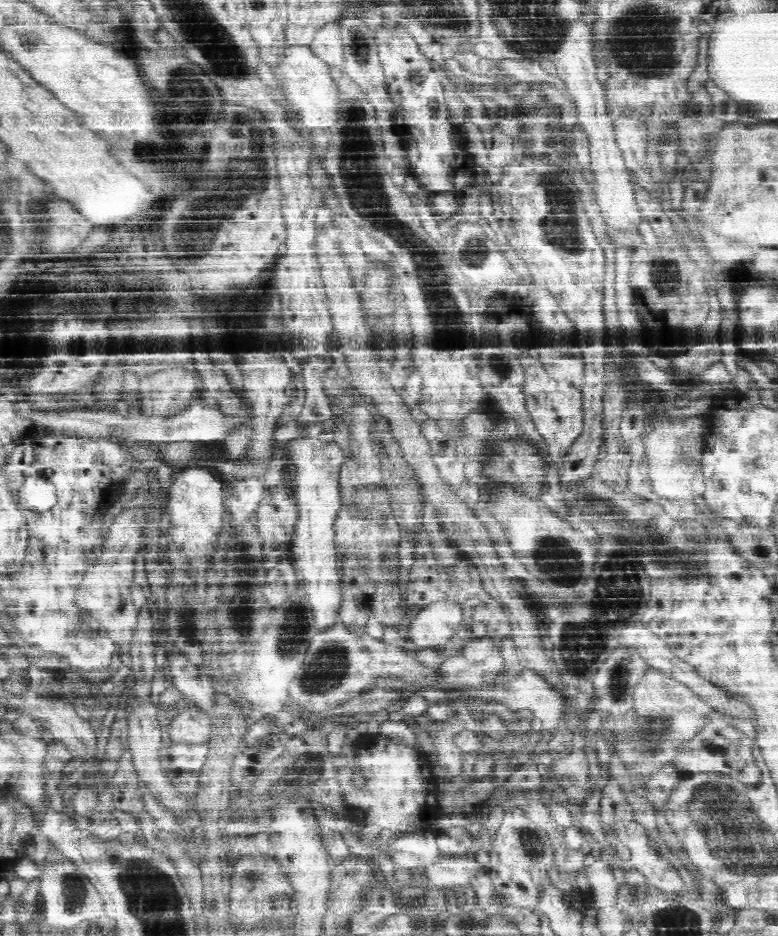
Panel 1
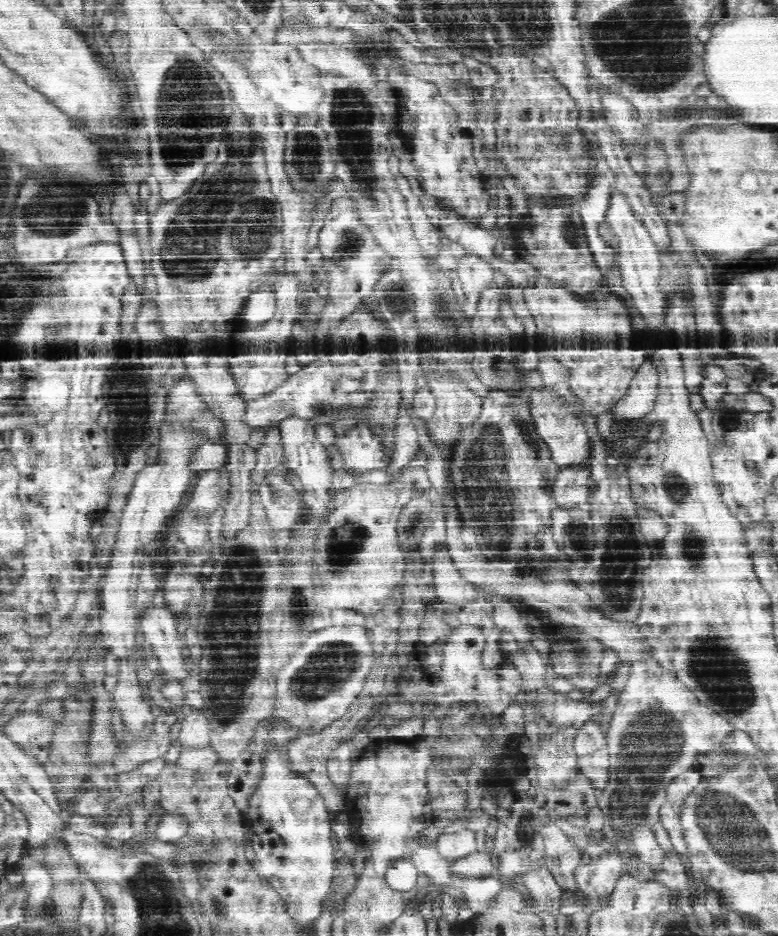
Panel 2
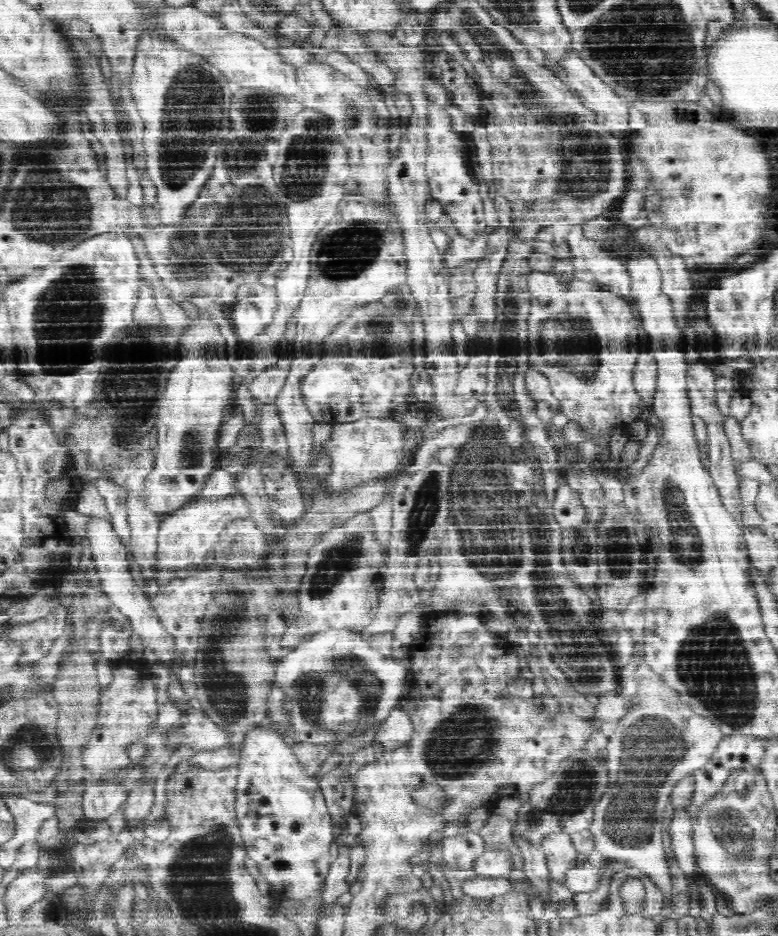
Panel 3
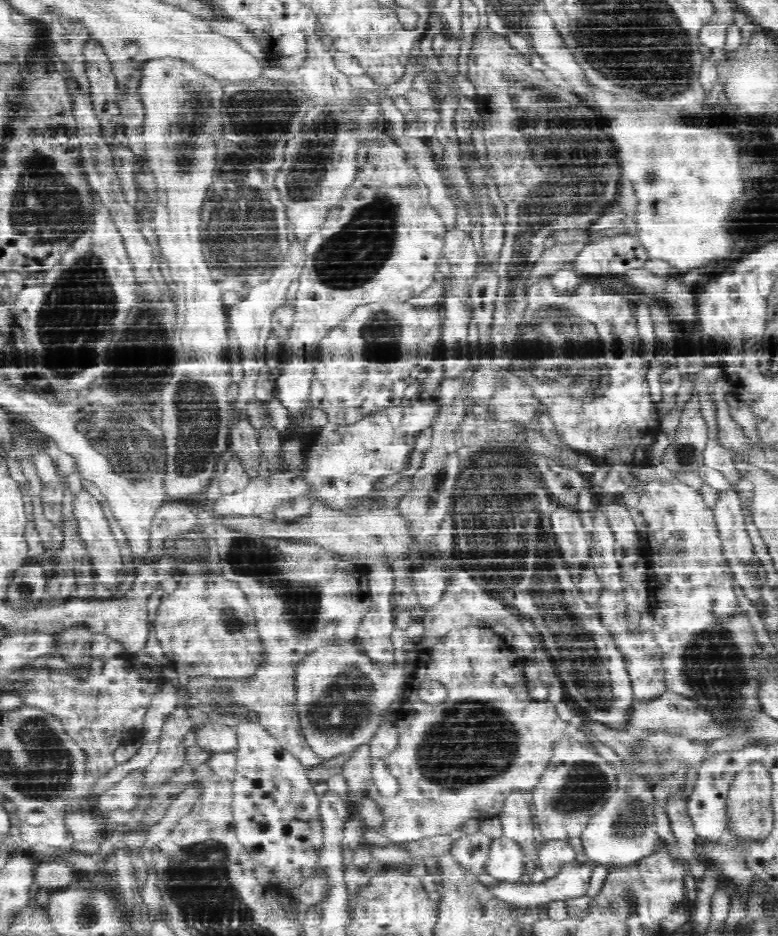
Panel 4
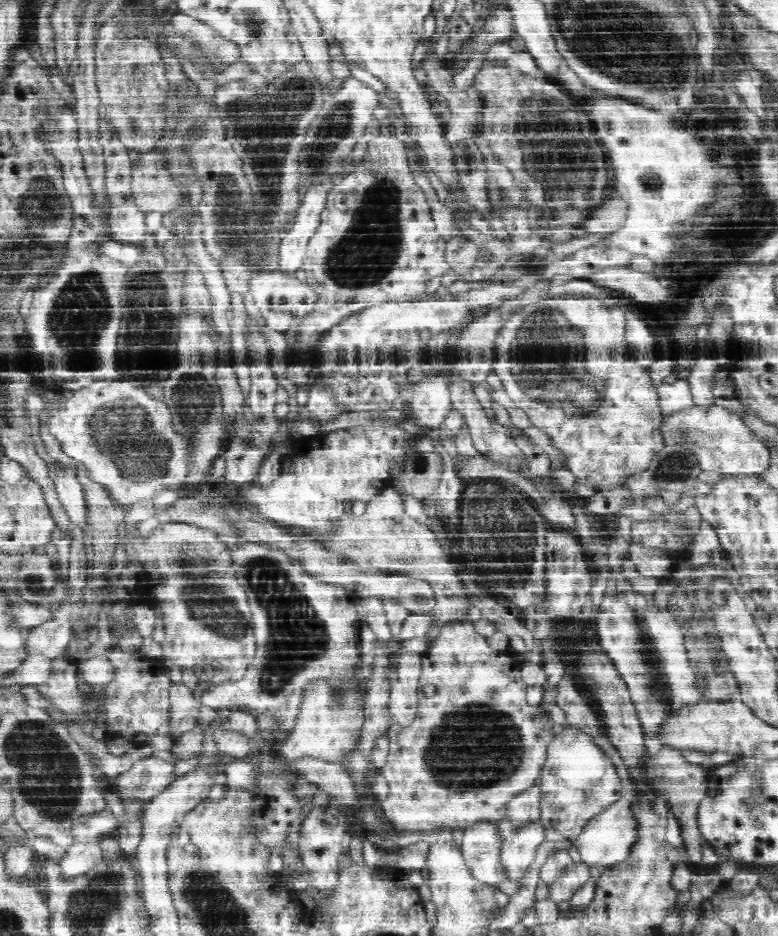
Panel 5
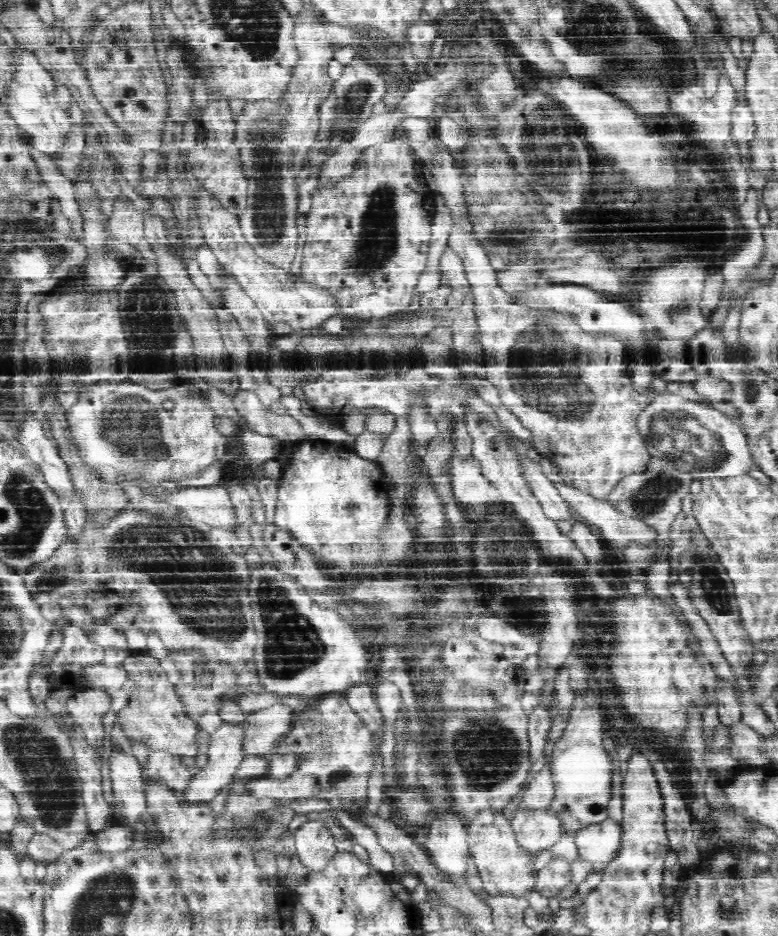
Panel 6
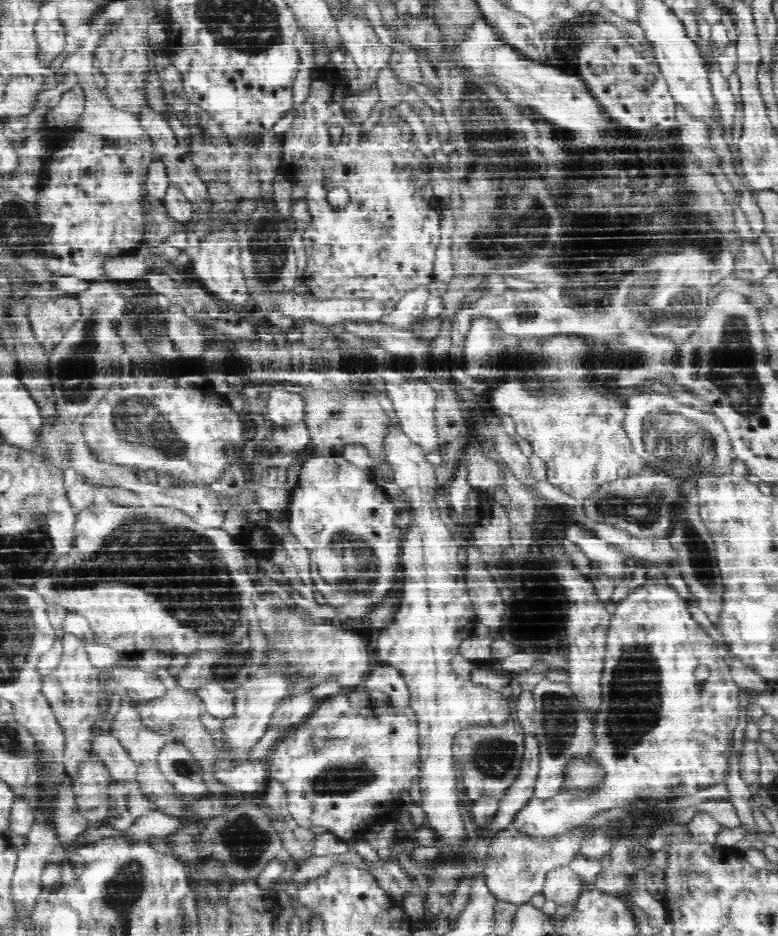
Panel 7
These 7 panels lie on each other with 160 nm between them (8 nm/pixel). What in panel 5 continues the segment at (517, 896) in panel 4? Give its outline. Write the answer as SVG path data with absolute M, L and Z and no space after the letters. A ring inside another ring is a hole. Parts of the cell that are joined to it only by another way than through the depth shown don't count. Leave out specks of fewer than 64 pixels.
M572 863L566 866L554 882L547 884L547 899L555 903L570 900L584 886L588 878L590 878L590 868L586 863Z

